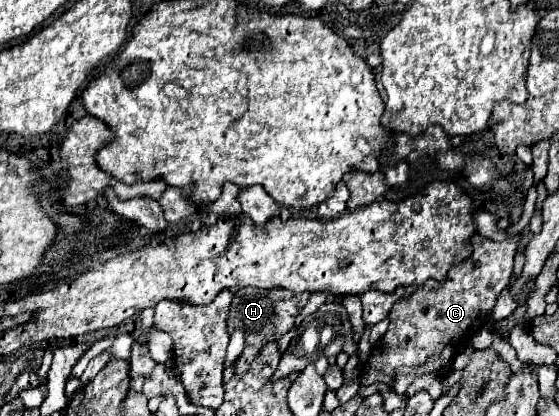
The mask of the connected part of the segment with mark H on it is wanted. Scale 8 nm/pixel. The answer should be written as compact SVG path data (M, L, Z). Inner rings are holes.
M243 287L239 291L233 293L233 303L227 315L227 331L233 333L237 329L241 329L245 333L245 347L243 353L237 357L237 361L233 363L233 375L243 375L245 371L249 371L251 361L255 359L257 351L267 343L267 341L277 341L279 337L283 337L285 333L291 331L291 327L295 325L295 319L299 315L299 311L305 307L305 303L309 301L309 293L293 293L289 289L255 289L255 287Z

